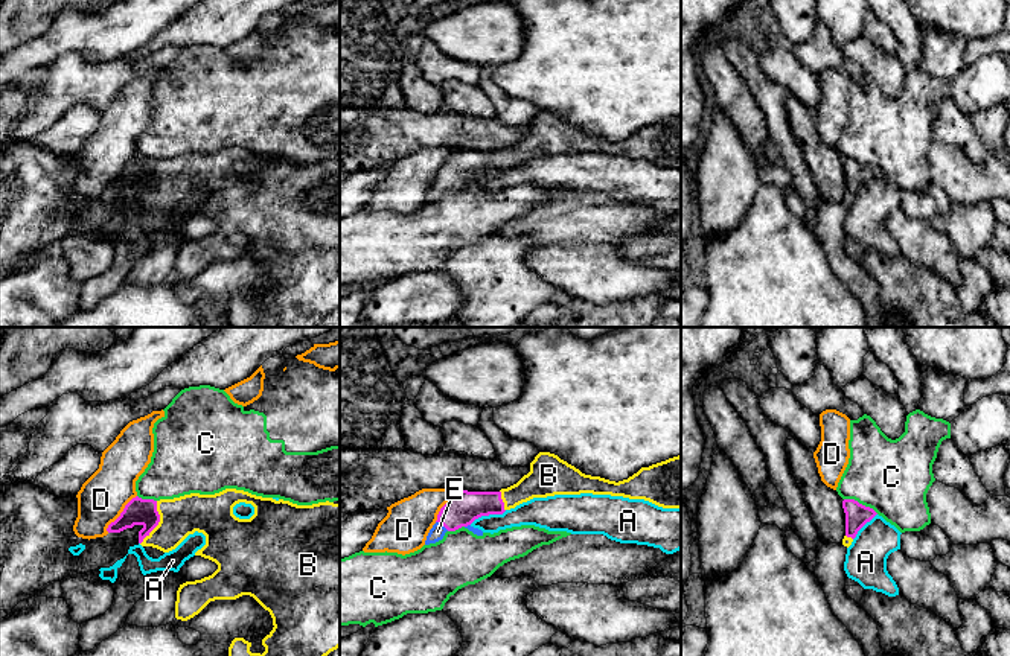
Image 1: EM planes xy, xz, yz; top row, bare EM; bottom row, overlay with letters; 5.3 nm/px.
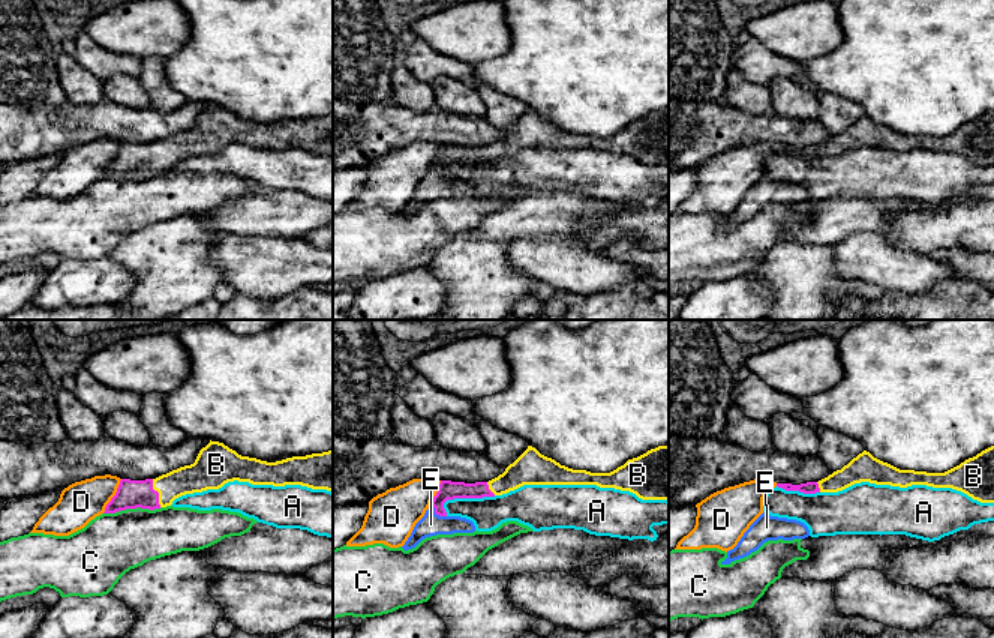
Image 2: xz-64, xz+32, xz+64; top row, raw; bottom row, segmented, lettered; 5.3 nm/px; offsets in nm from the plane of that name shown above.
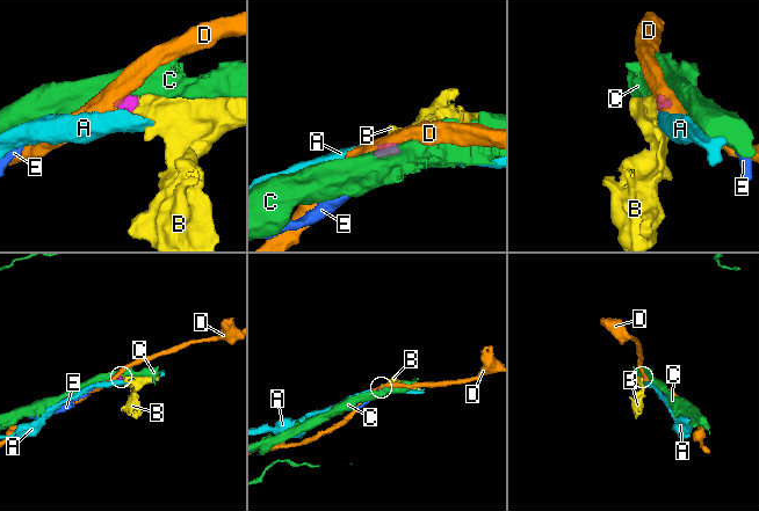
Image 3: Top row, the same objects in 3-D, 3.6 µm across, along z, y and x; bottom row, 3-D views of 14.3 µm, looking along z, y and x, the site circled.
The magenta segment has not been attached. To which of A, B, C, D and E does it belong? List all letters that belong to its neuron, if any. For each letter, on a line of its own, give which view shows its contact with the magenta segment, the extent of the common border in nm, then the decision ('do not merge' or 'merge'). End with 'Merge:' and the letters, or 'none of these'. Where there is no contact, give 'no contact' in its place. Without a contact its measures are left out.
A: xz | 220 nm | do not merge
B: xy | 240 nm | merge
C: yz | 200 nm | do not merge
D: xy | 260 nm | do not merge
E: xz | 90 nm | merge
Merge: B, E

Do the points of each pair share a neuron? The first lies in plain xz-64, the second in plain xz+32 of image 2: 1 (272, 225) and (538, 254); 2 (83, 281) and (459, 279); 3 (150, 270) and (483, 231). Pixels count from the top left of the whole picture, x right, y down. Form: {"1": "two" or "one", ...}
{"1": "two", "2": "two", "3": "two"}

